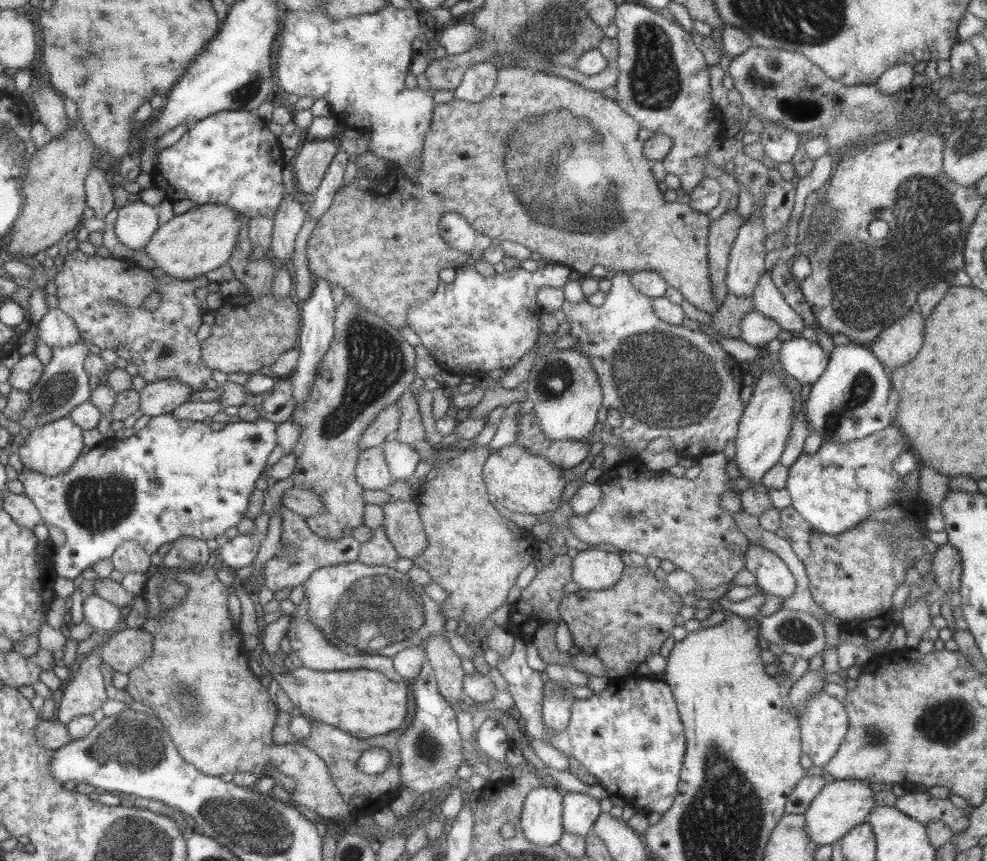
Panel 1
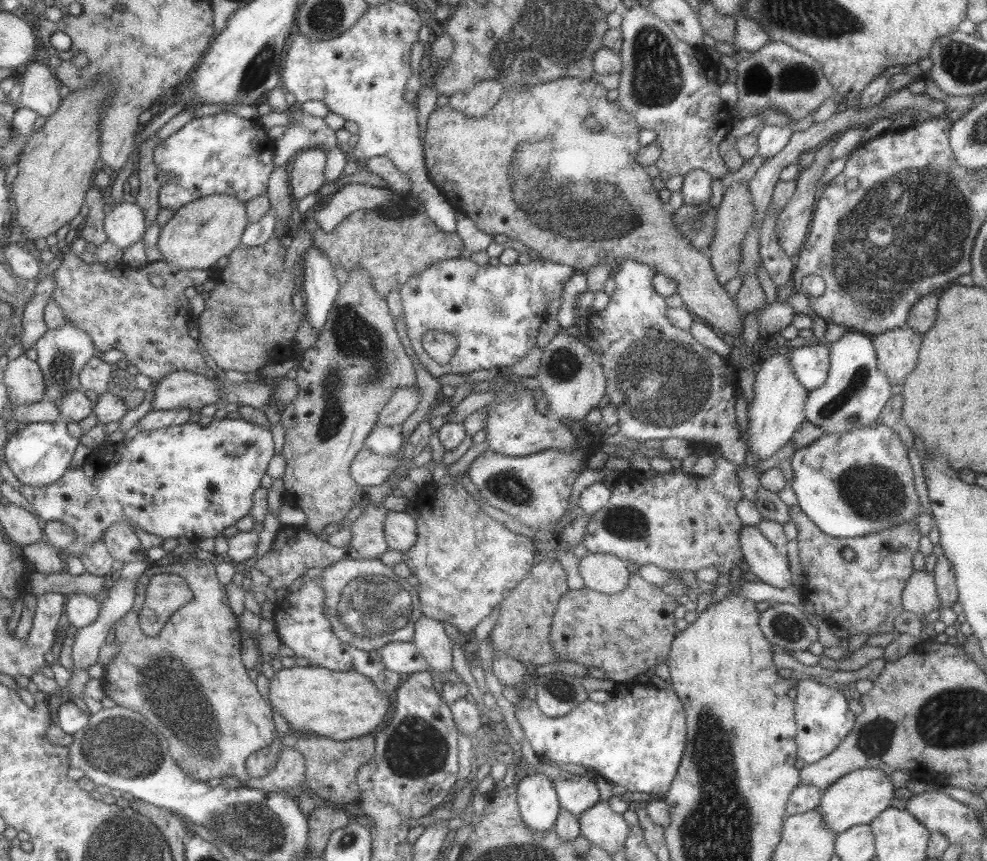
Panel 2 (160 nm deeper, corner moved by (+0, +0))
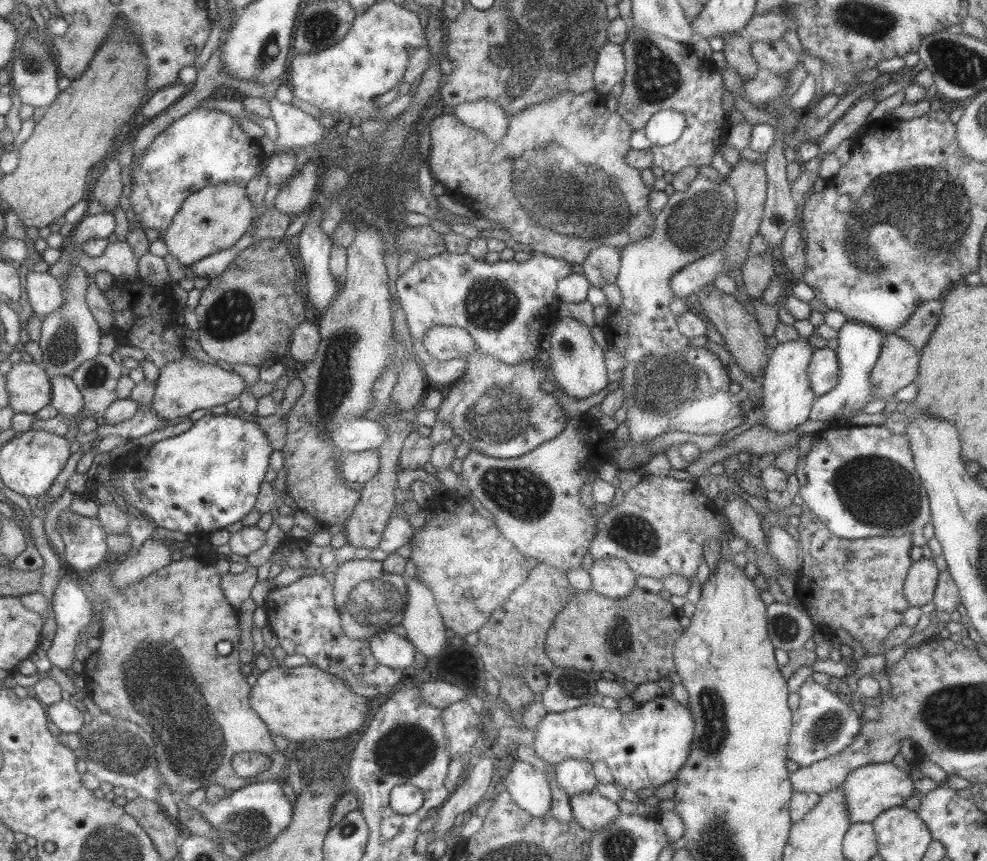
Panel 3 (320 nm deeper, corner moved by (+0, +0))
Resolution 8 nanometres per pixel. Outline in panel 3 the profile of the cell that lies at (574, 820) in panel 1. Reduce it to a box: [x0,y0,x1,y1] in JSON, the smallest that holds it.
[553,758,597,797]

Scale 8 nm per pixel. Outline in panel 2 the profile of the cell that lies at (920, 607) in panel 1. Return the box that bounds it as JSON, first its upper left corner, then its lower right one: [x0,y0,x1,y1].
[901,569,940,618]

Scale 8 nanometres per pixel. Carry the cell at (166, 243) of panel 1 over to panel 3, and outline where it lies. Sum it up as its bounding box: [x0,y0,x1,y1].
[161,184,255,266]

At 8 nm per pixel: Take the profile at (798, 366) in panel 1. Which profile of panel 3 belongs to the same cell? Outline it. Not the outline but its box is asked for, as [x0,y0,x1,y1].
[807,346,838,398]

